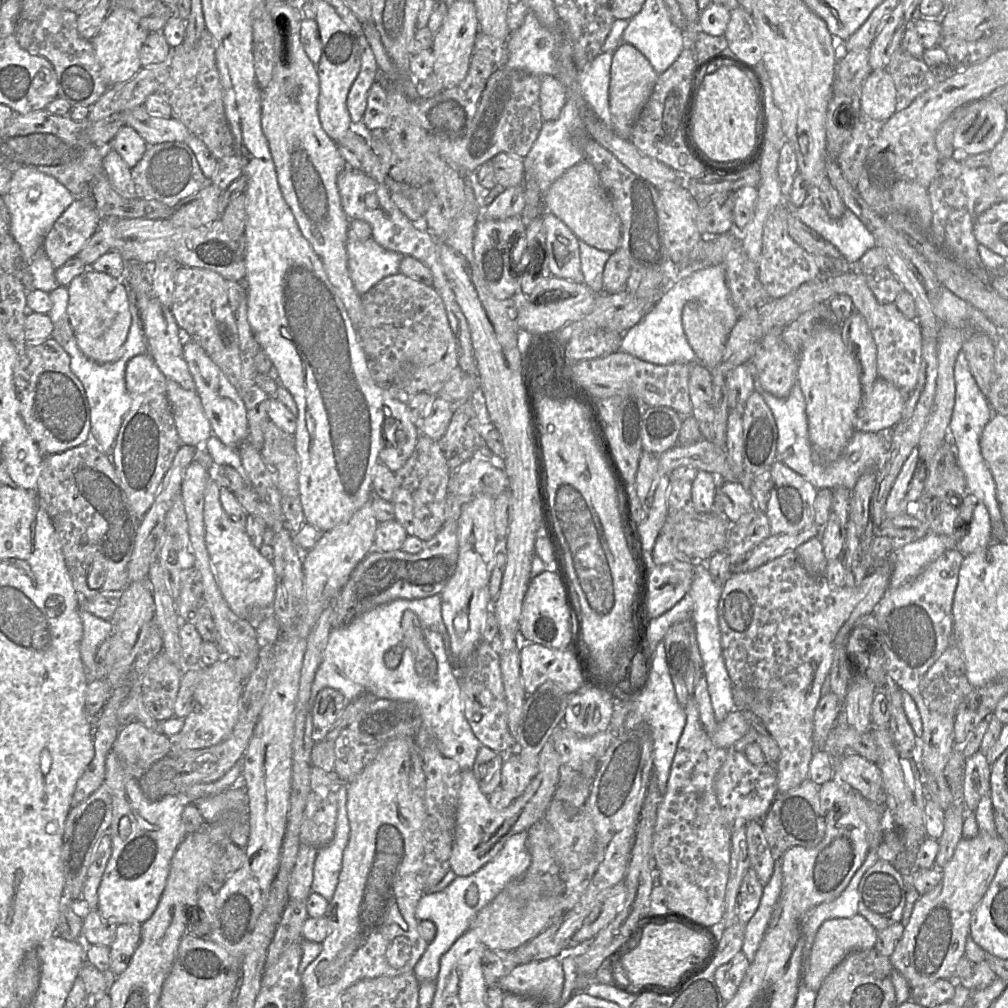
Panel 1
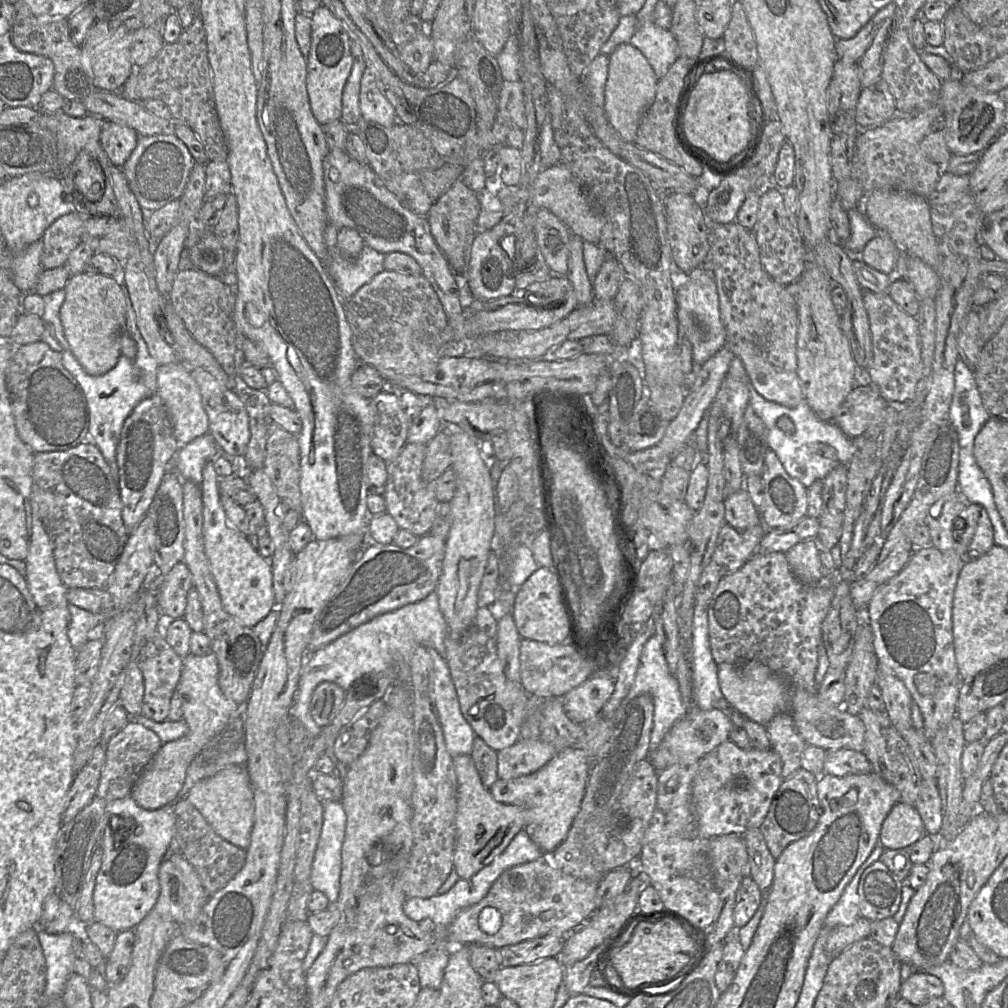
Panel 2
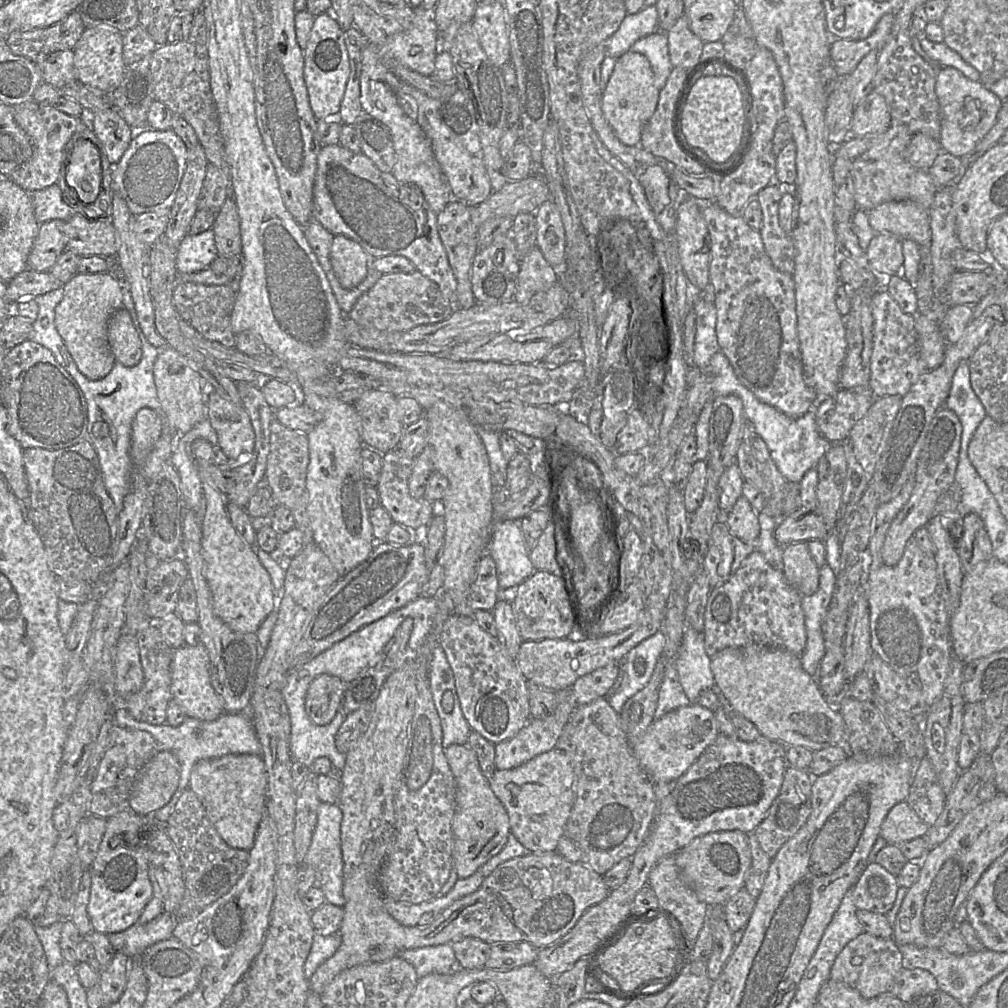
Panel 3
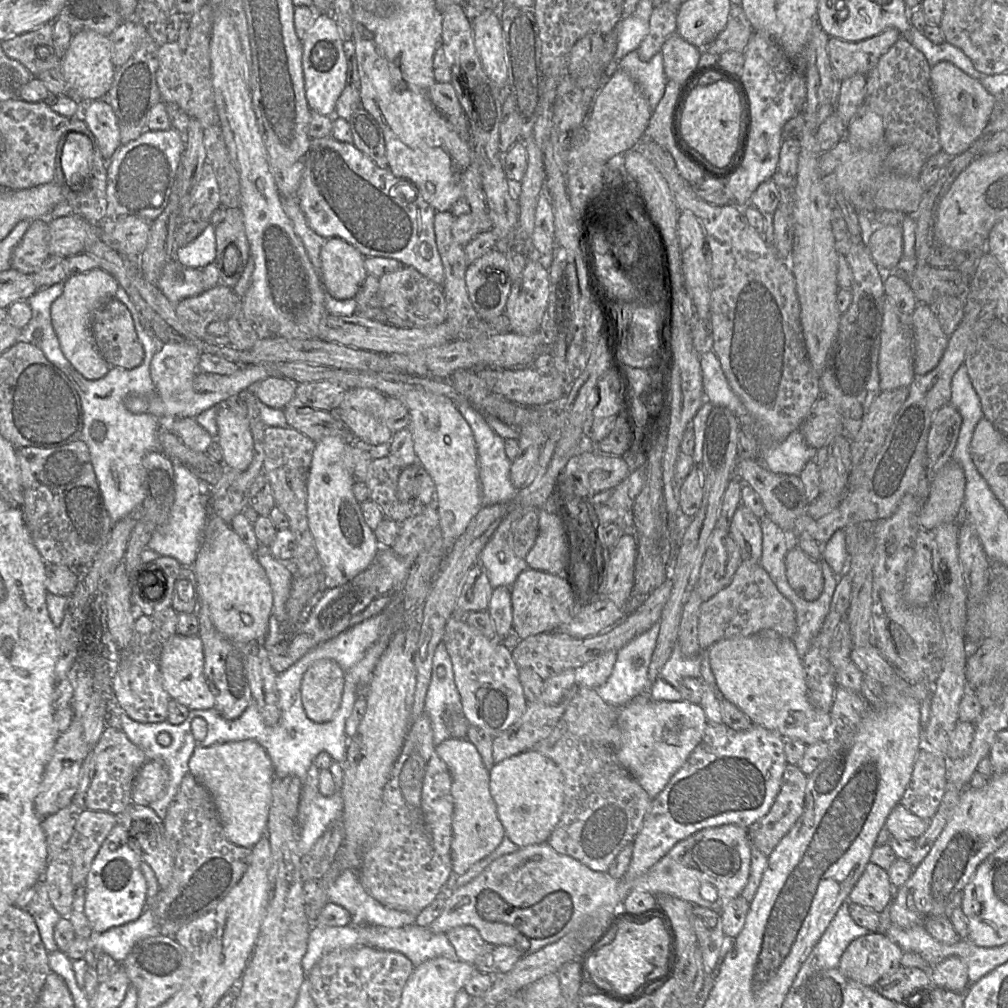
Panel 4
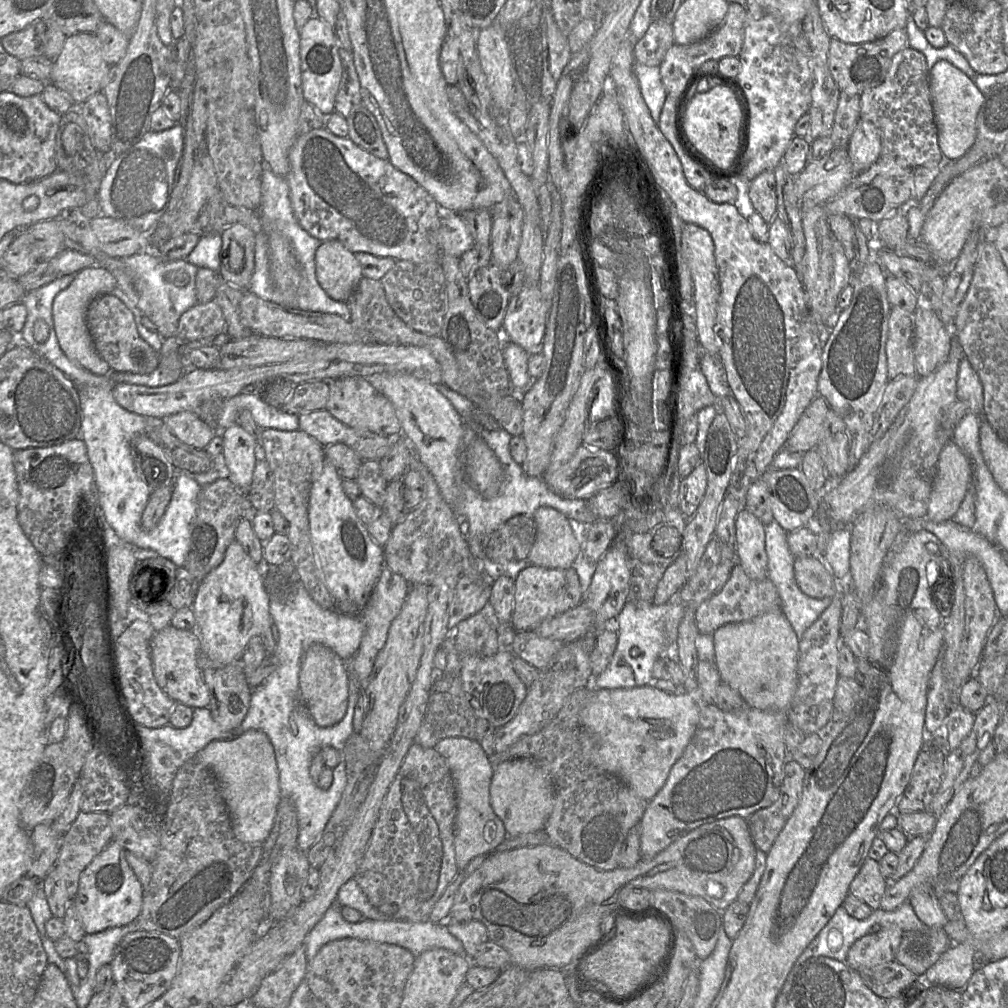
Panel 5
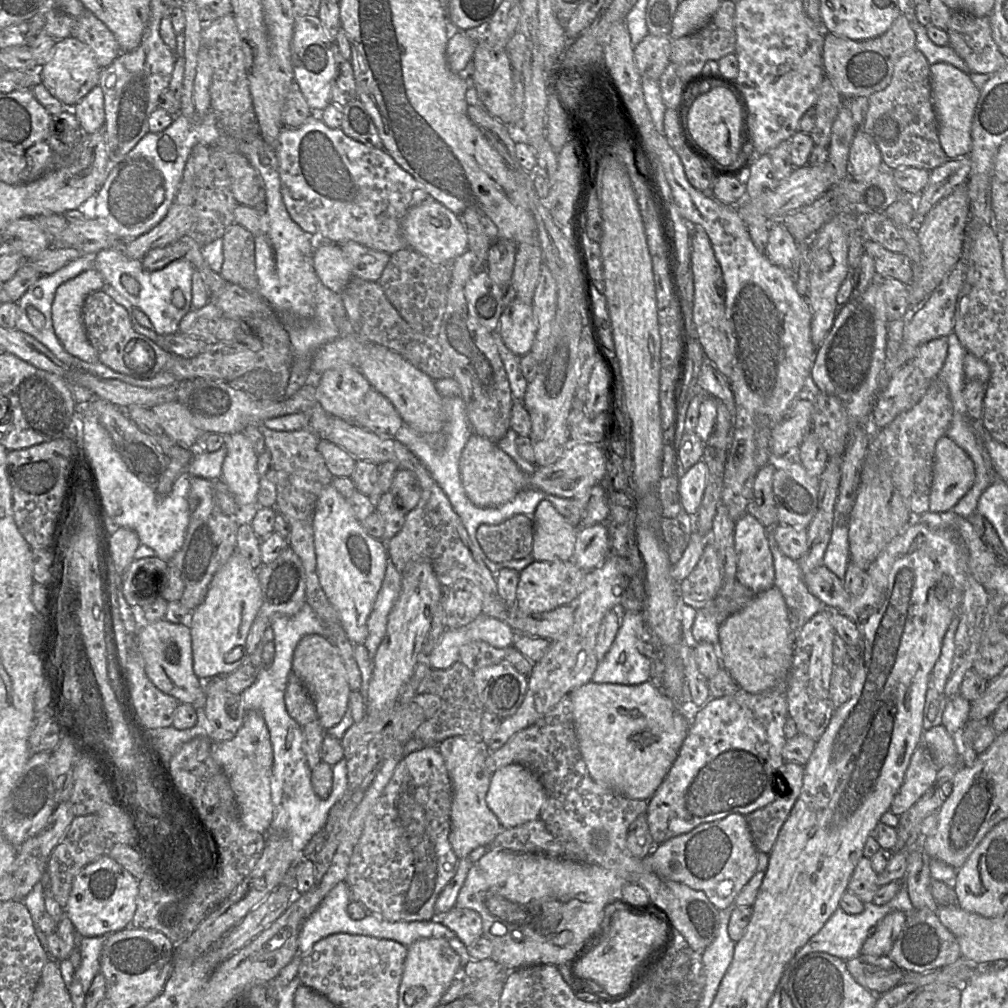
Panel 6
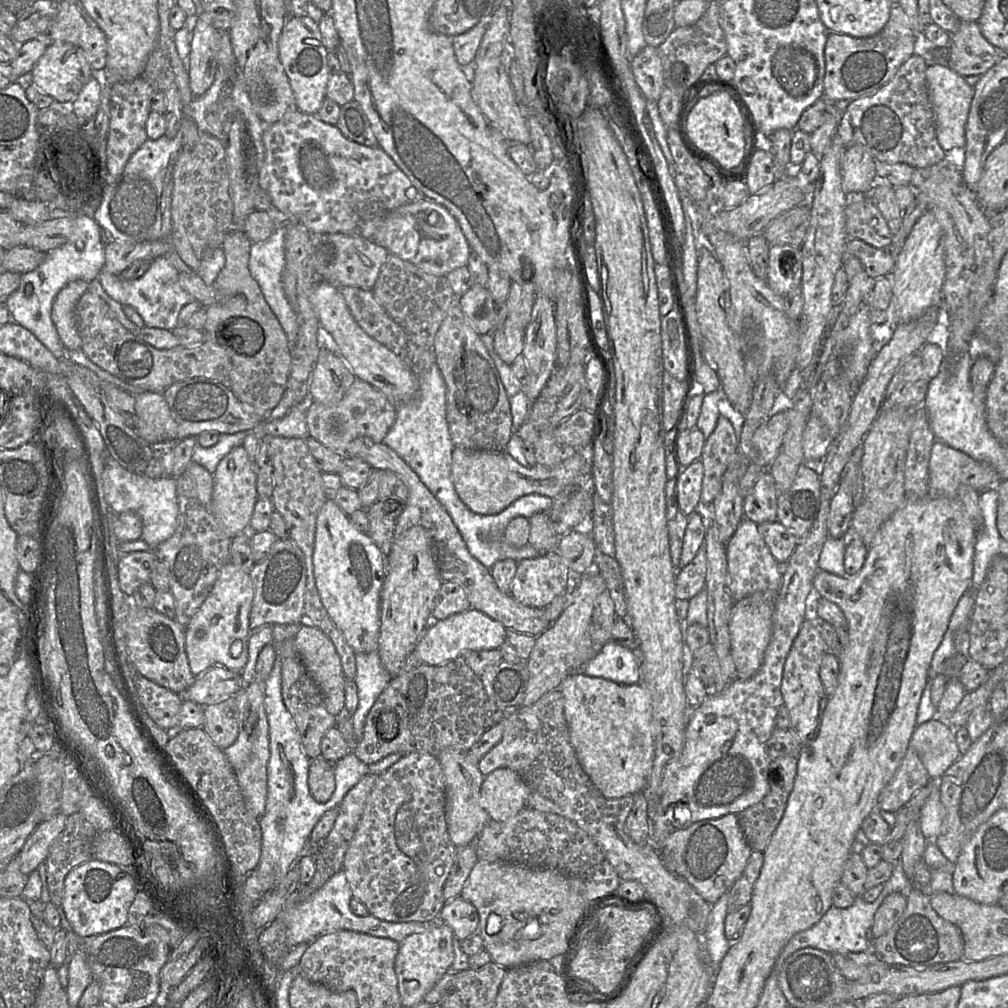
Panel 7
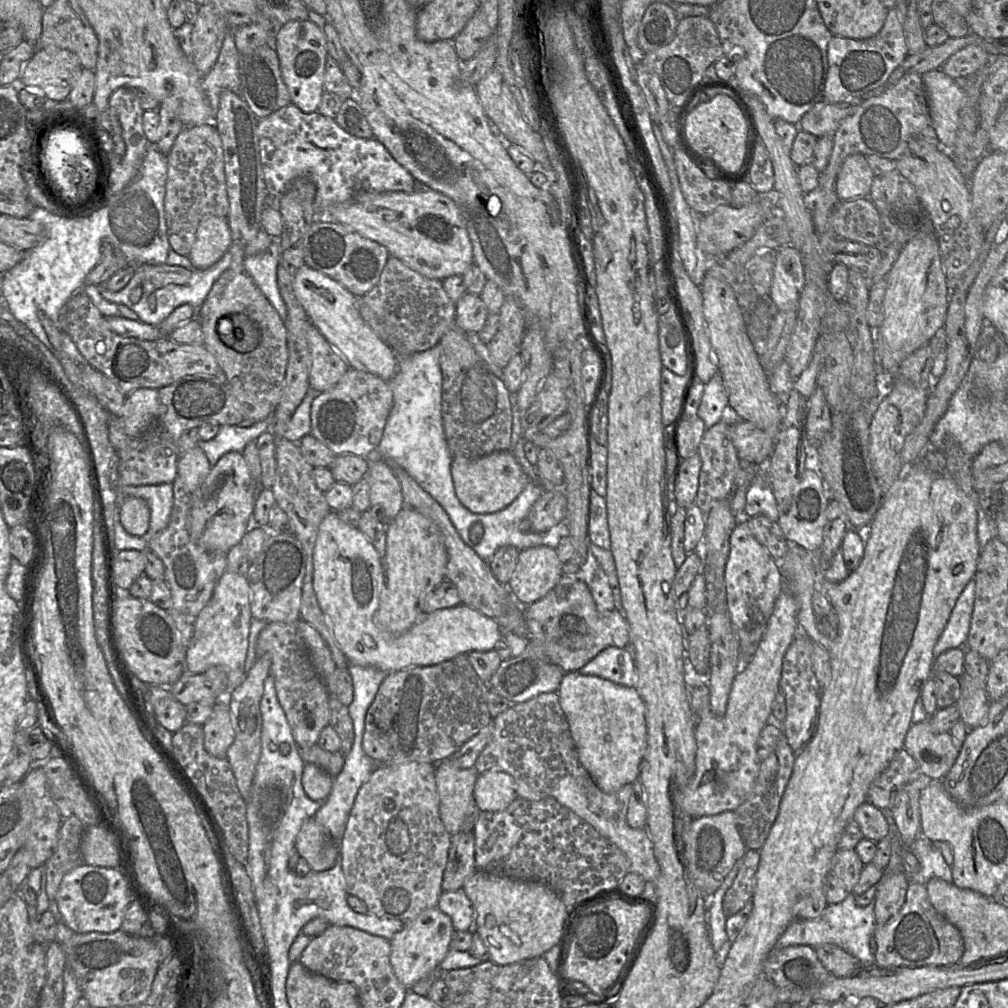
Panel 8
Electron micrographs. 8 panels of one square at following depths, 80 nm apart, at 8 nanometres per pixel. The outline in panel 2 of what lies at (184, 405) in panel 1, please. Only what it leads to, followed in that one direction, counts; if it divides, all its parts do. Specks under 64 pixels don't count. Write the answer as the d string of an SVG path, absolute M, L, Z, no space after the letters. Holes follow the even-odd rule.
M183 362L159 365L157 370L157 392L164 403L172 422L174 436L183 446L209 432L208 416L202 404L199 387L190 368Z

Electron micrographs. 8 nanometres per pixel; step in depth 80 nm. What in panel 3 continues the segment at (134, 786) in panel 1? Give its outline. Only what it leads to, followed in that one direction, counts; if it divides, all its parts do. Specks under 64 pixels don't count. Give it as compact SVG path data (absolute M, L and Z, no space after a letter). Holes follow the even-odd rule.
M129 807L107 819L106 831L90 867L91 888L87 912L96 932L110 934L131 927L138 921L153 895L153 888L148 874L149 863L143 850L136 847L139 843L139 829L147 821L147 817L153 818L153 816L140 815Z

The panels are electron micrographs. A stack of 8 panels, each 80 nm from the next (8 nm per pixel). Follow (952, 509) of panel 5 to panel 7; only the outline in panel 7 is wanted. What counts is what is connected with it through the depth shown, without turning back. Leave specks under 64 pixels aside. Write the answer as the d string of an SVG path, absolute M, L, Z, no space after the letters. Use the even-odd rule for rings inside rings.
M935 441L929 461L929 495L937 497L957 497L961 486L970 486L977 491L995 488L1001 481L999 474L989 464L974 460L967 454L956 450L941 441Z

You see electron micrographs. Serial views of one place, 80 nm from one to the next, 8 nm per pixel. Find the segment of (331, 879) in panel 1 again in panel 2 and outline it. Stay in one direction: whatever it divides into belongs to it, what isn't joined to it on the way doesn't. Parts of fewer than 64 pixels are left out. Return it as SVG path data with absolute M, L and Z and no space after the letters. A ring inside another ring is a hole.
M341 801L323 802L323 823L310 882L313 889L322 892L331 904L336 903L339 896L346 821Z

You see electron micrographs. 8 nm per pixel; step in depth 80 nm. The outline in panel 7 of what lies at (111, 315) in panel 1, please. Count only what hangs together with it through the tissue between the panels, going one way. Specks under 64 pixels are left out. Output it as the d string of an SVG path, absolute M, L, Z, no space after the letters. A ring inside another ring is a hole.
M85 280L71 281L58 292L53 302L51 318L67 350L81 350L75 307L80 297L88 290L88 285L89 282Z

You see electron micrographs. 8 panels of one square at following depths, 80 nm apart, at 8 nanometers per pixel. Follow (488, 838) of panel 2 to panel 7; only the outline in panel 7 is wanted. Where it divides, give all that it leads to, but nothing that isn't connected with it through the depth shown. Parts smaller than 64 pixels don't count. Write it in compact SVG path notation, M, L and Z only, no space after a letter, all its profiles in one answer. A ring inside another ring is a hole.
M447 747L437 758L444 773L445 818L449 838L456 847L468 845L476 841L484 827L491 821L488 813L479 804L480 788L485 776L480 772L478 763L468 758L467 751Z

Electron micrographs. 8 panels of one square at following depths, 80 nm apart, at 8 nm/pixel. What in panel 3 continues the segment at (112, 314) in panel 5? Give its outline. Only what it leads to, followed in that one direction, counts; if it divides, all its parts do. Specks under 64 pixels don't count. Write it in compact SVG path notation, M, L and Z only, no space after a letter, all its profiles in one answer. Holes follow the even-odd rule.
M124 307L110 318L107 329L108 343L116 359L126 367L138 364L142 355L141 341L134 328L130 313Z

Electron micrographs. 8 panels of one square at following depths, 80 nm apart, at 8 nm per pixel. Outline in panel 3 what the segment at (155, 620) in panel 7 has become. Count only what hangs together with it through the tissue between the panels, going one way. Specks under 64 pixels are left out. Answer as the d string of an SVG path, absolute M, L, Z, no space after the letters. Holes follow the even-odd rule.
M203 644L182 645L174 650L171 671L172 699L181 707L186 716L213 721L225 713L224 703L214 690L210 679L210 659Z

